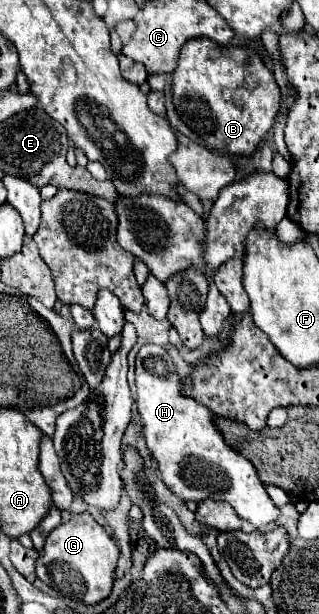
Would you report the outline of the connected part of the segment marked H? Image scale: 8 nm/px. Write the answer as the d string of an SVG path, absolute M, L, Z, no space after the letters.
M144 345L136 357L138 413L144 421L146 447L158 463L160 479L182 501L226 501L234 511L262 529L276 521L278 509L264 491L254 465L224 441L214 423L214 413L192 397L184 395L184 383L168 351L160 345Z

